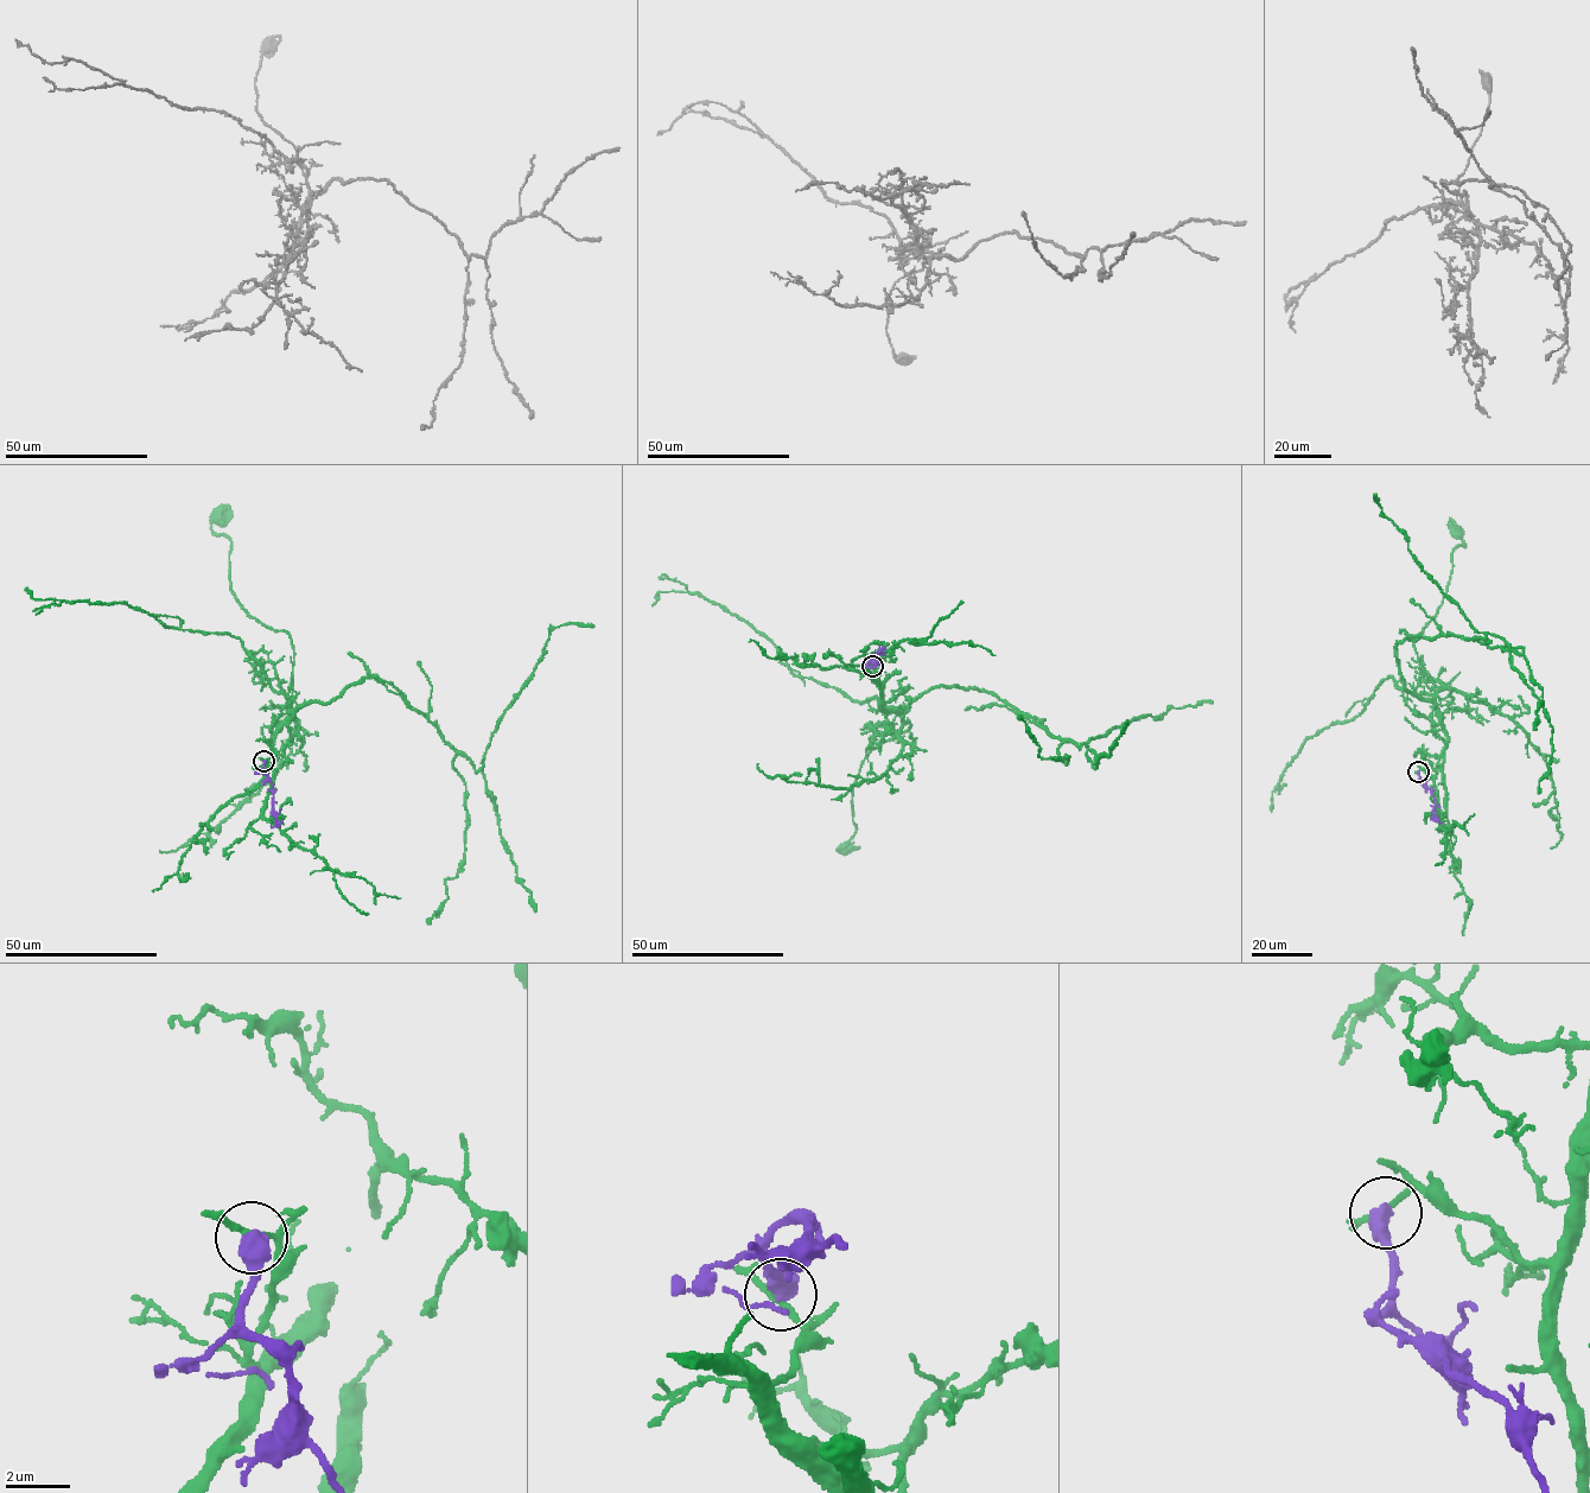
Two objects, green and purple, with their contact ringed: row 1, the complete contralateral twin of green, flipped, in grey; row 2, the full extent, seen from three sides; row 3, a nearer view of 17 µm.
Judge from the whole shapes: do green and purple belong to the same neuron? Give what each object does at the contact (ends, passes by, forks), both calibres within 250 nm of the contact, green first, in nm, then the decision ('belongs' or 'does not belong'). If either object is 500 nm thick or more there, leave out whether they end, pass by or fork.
180 nm thick on the green side, 600 nm on the other; does not belong

